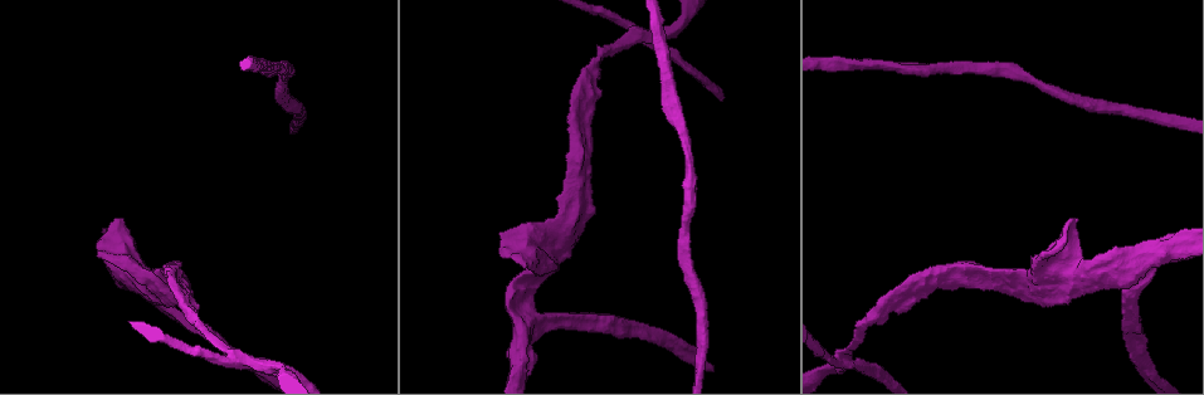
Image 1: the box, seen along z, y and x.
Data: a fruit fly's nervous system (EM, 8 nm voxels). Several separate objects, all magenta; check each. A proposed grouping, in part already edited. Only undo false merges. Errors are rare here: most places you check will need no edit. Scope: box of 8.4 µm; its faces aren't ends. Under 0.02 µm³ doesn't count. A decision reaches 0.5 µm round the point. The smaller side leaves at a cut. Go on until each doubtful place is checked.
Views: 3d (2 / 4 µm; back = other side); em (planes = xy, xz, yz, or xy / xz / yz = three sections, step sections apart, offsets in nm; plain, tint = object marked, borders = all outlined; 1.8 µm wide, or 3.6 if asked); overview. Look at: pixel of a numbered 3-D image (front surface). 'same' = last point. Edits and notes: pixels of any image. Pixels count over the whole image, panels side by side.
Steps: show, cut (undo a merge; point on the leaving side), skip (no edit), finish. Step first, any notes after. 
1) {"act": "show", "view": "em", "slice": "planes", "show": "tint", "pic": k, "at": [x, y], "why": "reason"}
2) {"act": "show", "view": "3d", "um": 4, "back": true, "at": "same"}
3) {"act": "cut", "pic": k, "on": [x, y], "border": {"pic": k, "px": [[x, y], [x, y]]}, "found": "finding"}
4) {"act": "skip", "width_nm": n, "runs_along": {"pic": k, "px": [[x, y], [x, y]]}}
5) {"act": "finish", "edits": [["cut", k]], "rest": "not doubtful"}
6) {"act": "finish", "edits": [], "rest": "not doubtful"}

{"act": "show", "view": "em", "slice": "planes", "show": "tint", "pic": 1, "at": [1055, 245], "why": "touches itself"}

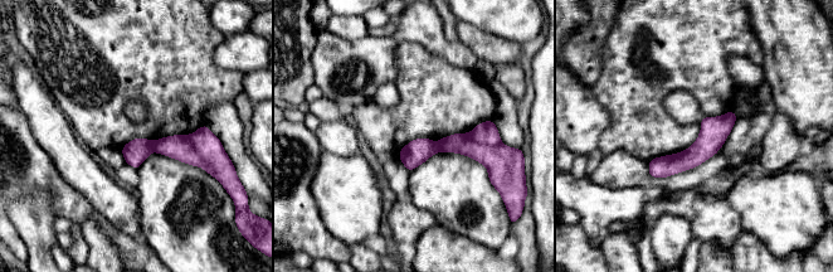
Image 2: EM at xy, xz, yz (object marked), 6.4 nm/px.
{"act": "skip", "runs_along": {"pic": 2, "px": [[732, 116], [691, 158], [652, 173]]}, "found": "one neuron here"}

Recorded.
{"act": "show", "view": "3d", "um": 4, "pic": 1, "at": [540, 265], "why": "sharp bend"}

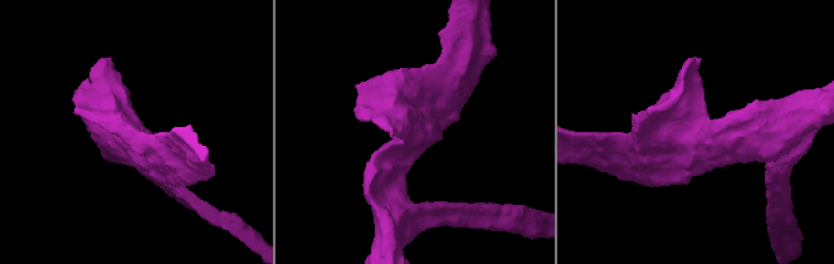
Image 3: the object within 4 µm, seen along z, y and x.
{"act": "show", "view": "em", "slice": "xz", "step": 4, "show": "tint", "pic": 3, "at": [698, 141], "why": "need the tissue"}

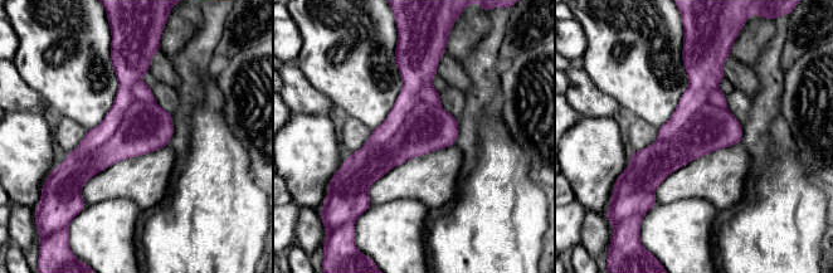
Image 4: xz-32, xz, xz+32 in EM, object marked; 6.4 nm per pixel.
{"act": "show", "view": "em", "slice": "planes", "show": "tint", "at": "same"}

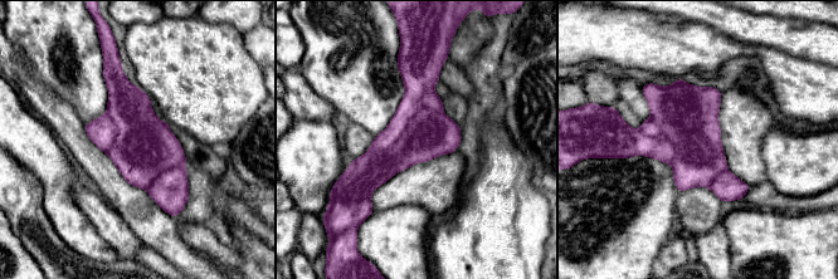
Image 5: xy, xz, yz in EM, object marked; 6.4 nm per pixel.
{"act": "skip", "found": "one neuron here"}

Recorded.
{"act": "show", "view": "em", "slice": "yz", "step": 4, "show": "tint", "pic": 1, "at": [930, 274], "why": "a fork"}

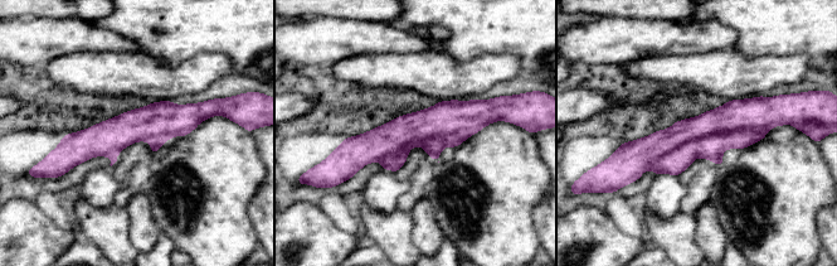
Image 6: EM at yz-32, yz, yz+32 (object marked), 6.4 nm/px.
{"act": "show", "view": "em", "slice": "xy", "step": 4, "show": "tint", "at": "same"}

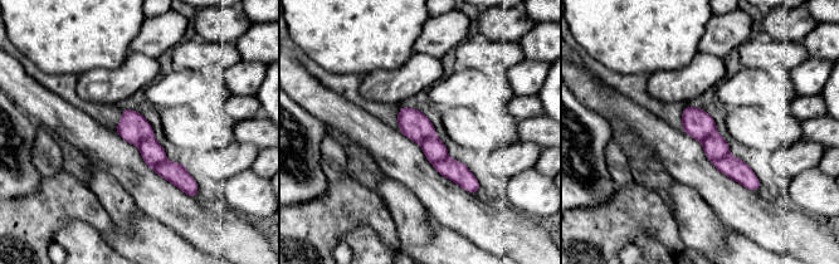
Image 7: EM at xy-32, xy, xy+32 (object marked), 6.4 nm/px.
{"act": "skip", "width_nm": 180, "runs_along": {"pic": 7, "px": [[403, 111], [471, 187]]}, "found": "all the same neuron"}

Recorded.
{"act": "show", "view": "em", "slice": "planes", "show": "plain", "pic": 1, "at": [651, 41], "why": "four or more arms meet"}

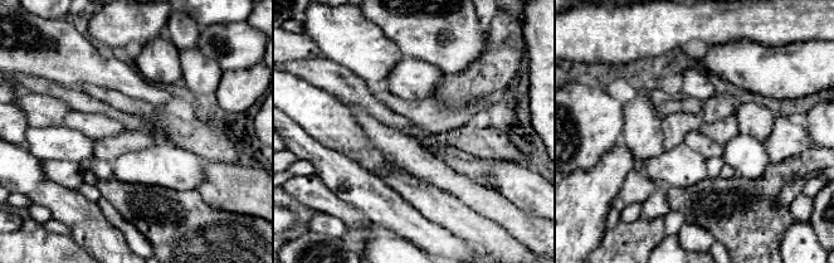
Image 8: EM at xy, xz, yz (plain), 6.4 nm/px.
{"act": "show", "view": "em", "slice": "planes", "show": "tint", "at": "same"}

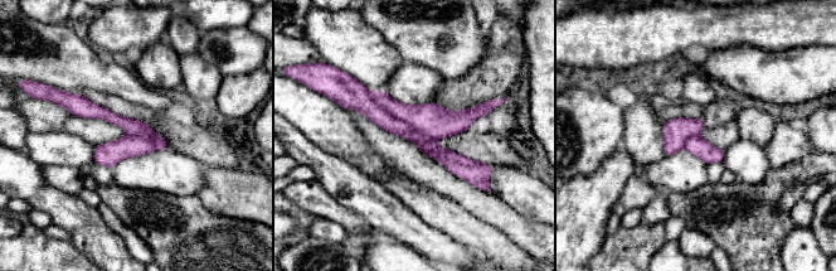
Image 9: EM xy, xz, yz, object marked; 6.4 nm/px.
{"act": "cut", "pic": 9, "on": [365, 105], "found": "two neurons meet here"}

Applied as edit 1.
{"act": "show", "view": "overview"}

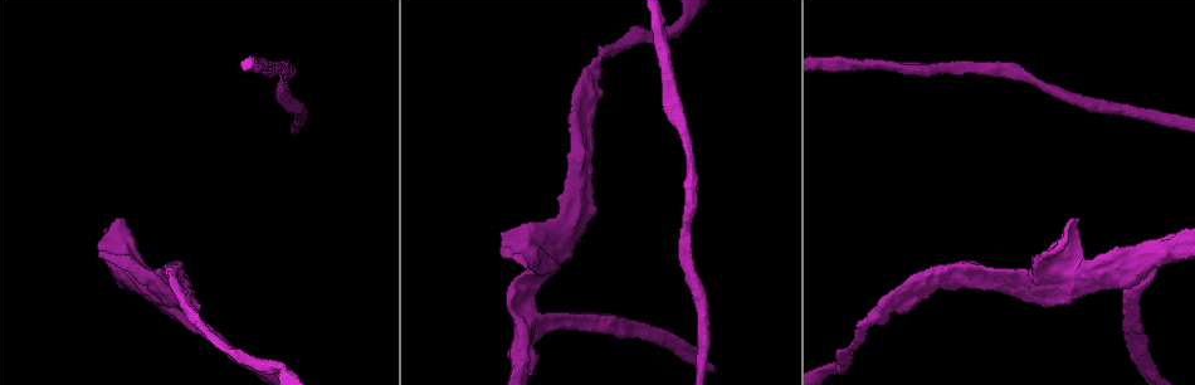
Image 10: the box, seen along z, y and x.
{"act": "show", "view": "3d", "um": 4, "pic": 10, "at": [524, 316], "why": "a fork"}

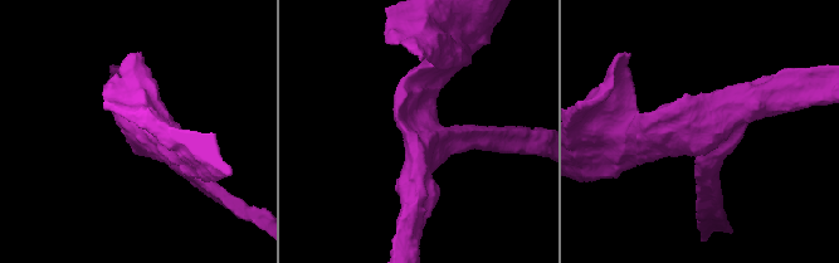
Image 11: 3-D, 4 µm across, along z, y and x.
{"act": "show", "view": "em", "slice": "planes", "show": "tint", "pic": 11, "at": [703, 135]}

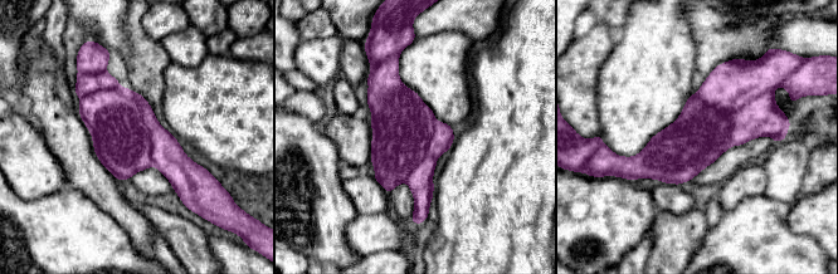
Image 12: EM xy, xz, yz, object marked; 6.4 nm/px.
{"act": "skip", "found": "all the same neuron"}

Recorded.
{"act": "finish", "edits": [["cut", 9]], "rest": "not doubtful"}

